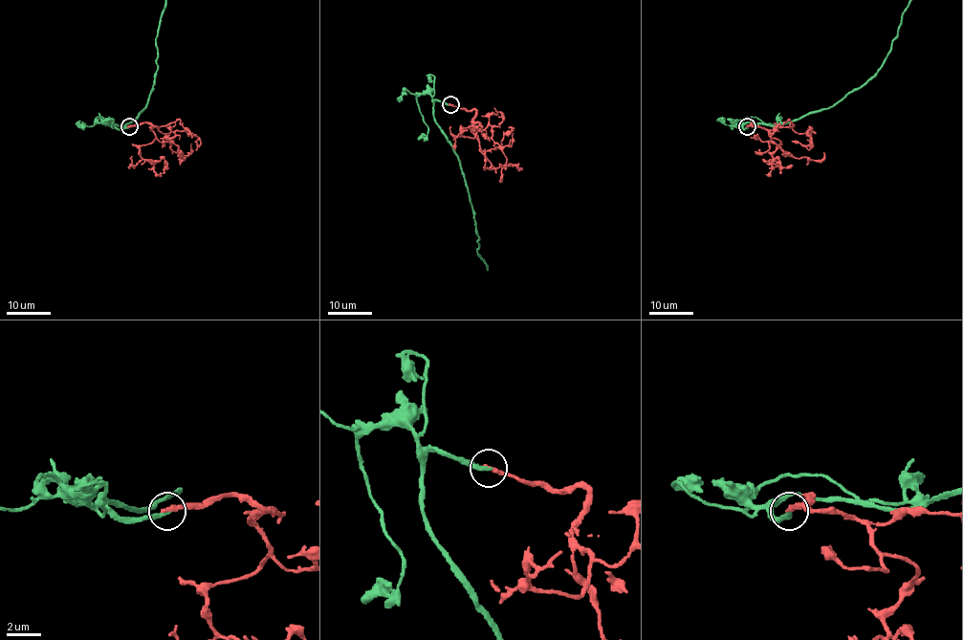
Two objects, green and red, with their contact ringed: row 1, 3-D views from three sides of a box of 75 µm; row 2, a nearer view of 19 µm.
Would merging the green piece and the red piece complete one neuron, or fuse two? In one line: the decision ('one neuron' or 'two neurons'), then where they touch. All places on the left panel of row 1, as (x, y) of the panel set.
two neurons | (129, 126)

